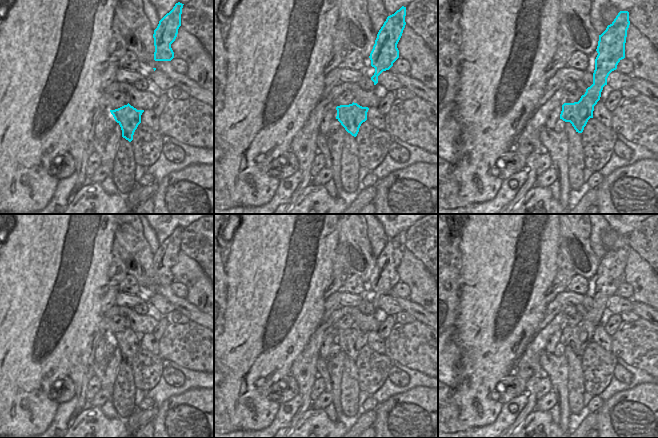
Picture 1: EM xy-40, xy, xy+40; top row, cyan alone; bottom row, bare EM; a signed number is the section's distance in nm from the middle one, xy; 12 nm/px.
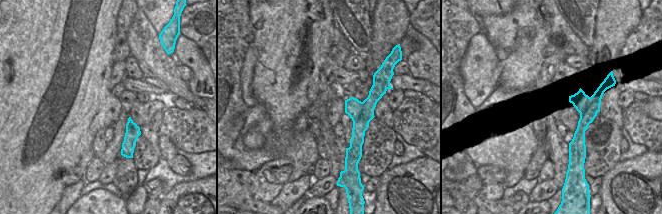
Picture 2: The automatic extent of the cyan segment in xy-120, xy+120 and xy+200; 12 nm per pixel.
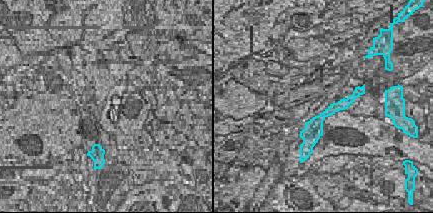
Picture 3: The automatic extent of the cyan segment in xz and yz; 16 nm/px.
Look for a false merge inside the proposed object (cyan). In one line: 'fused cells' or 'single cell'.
fused cells

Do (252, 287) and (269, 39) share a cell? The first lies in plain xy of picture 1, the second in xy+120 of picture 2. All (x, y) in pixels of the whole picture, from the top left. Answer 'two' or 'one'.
one

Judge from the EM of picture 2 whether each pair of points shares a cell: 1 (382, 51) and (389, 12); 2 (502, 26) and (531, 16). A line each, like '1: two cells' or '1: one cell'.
1: one cell
2: one cell

